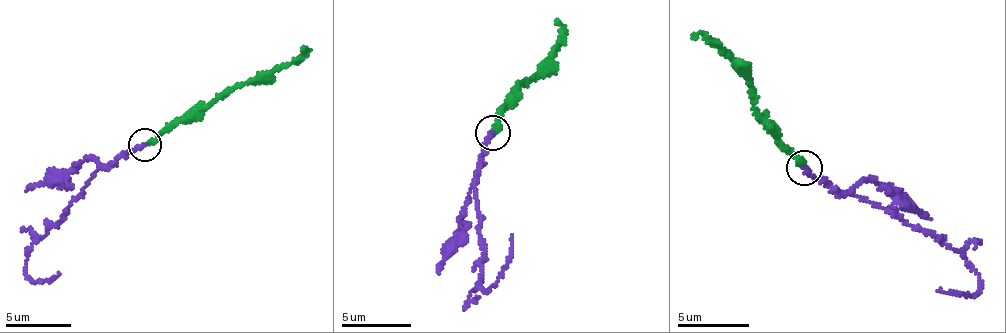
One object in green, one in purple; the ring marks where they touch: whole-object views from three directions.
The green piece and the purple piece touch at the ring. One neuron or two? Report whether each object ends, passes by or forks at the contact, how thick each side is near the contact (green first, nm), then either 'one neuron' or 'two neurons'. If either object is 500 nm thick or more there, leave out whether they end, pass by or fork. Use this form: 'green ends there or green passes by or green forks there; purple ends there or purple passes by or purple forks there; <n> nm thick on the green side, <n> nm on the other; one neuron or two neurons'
green ends there; purple ends there; 240 nm thick on the green side, 200 nm on the other; one neuron

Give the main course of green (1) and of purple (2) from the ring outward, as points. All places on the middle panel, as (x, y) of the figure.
1: (493, 132), (510, 93), (535, 74), (551, 56), (562, 28), (557, 19)
2: (493, 132), (481, 161), (474, 197), (485, 291), (502, 274), (512, 234)

